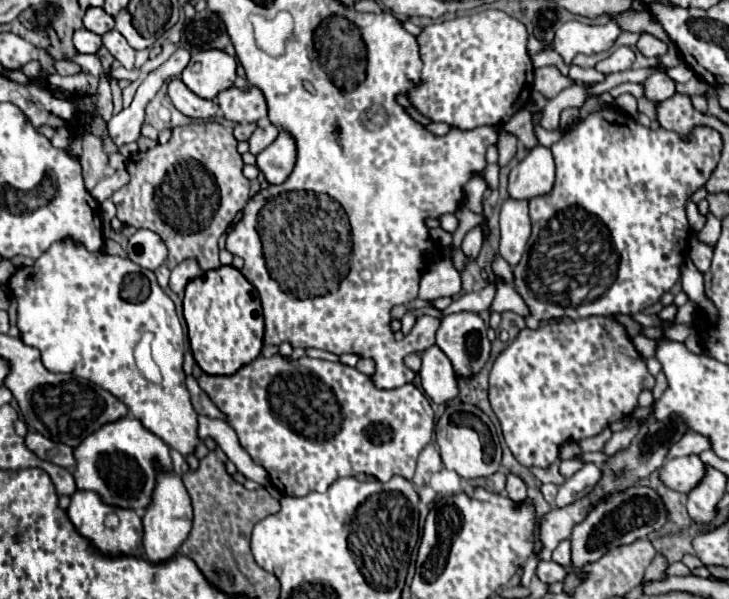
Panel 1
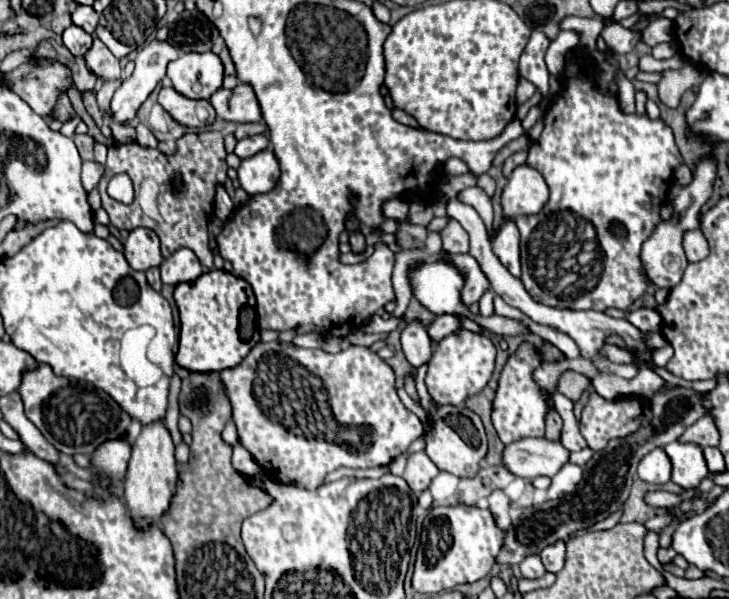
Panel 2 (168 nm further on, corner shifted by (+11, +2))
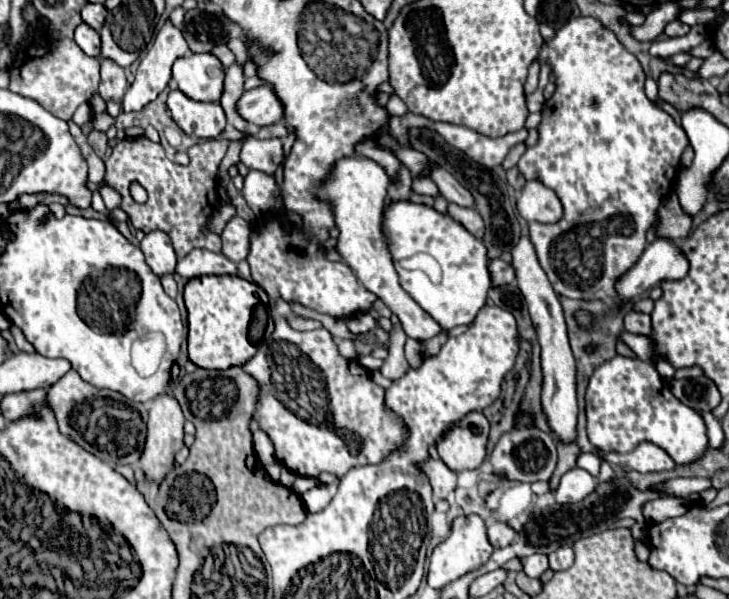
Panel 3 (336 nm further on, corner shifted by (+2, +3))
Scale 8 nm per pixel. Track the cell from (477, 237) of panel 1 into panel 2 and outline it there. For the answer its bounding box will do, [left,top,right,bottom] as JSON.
[442,218,468,254]

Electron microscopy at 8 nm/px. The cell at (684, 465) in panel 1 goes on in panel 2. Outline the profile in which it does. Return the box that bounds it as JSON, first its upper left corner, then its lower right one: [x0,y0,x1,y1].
[638,448,672,484]

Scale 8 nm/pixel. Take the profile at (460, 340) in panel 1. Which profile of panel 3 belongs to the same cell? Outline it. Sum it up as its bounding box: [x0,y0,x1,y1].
[489,259,515,287]

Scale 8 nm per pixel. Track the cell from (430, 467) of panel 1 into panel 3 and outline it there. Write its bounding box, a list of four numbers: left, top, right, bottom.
[417,457,457,499]

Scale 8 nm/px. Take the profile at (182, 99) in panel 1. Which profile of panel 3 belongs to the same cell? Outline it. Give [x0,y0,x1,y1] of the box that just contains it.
[167,91,225,139]

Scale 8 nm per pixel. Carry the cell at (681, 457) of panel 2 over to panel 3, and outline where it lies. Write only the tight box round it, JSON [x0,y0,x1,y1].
[587,355,709,465]

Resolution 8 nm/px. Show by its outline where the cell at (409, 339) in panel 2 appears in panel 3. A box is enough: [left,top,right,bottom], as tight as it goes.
[319,157,441,343]

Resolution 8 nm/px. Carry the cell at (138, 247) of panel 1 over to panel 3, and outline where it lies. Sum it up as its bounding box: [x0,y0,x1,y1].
[139,231,175,275]

